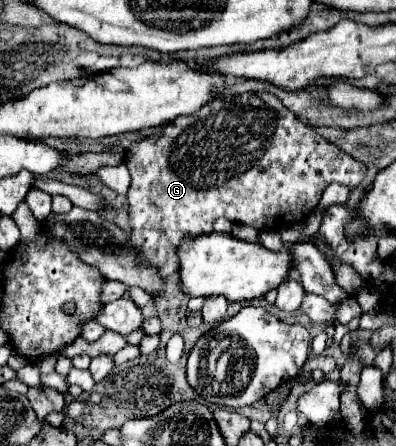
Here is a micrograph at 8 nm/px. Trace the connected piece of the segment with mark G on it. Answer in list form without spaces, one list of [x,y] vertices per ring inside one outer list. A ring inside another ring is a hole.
[[[244,92],[224,100],[212,100],[200,112],[176,118],[172,124],[134,142],[126,152],[126,166],[132,176],[128,190],[132,242],[158,268],[160,276],[176,272],[180,264],[176,260],[176,248],[180,248],[180,242],[186,236],[212,232],[212,224],[220,216],[256,230],[282,230],[294,222],[304,222],[306,214],[318,206],[328,184],[338,182],[354,190],[366,174],[362,162],[316,134],[312,126],[304,124],[270,92]]]

